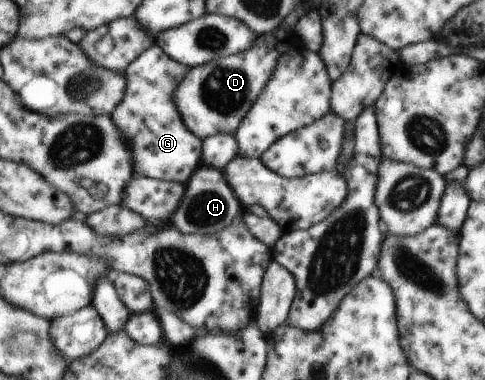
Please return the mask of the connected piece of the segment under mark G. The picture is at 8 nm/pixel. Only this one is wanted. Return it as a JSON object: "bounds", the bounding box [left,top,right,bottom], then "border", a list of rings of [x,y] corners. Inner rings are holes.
{"bounds":[111,45,202,185],"border":[[[152,45],[145,51],[142,51],[136,60],[128,65],[124,75],[126,75],[126,95],[124,101],[120,101],[111,117],[118,129],[118,135],[124,143],[128,143],[130,153],[134,157],[134,171],[136,175],[145,176],[153,179],[169,180],[186,185],[190,177],[199,169],[202,156],[202,140],[194,133],[186,129],[186,125],[180,119],[180,113],[174,103],[174,91],[176,87],[184,81],[184,75],[189,71],[178,61],[174,61],[164,53],[158,45]]]}

